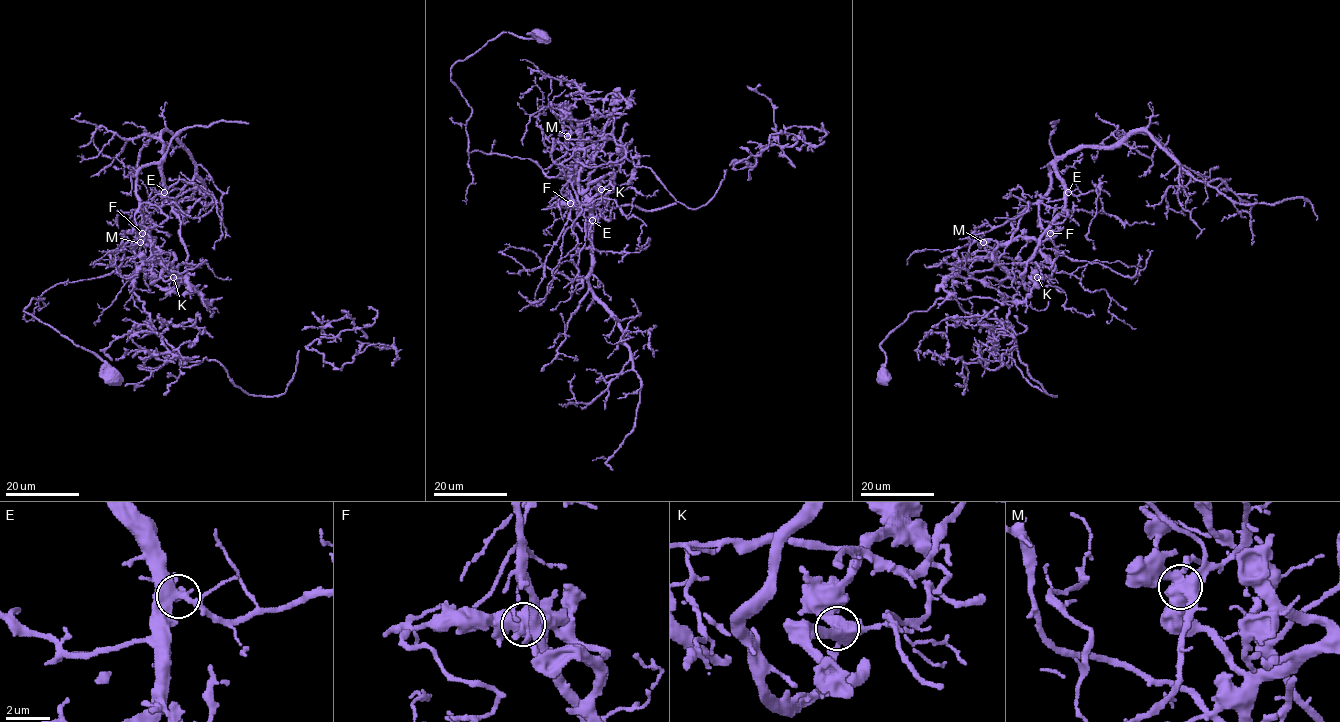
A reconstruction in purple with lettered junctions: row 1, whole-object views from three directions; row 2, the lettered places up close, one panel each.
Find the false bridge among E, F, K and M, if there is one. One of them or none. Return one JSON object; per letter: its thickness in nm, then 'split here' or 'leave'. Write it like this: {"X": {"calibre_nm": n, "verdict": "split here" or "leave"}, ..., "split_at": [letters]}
{"E": {"calibre_nm": 420, "verdict": "leave"}, "F": {"calibre_nm": 600, "verdict": "leave"}, "K": {"calibre_nm": 550, "verdict": "leave"}, "M": {"calibre_nm": 600, "verdict": "split here"}, "split_at": ["M"]}

